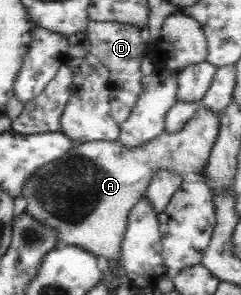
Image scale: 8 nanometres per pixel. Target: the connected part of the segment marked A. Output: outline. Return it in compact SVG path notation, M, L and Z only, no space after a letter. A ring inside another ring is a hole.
M204 104L198 109L184 128L176 134L162 132L146 144L140 144L134 150L126 150L118 140L95 140L75 143L72 149L55 161L39 166L23 183L19 196L28 203L25 212L39 224L53 229L58 245L73 245L90 252L94 257L105 258L119 272L121 266L121 247L127 230L130 210L136 206L147 192L149 181L156 169L170 169L184 176L188 172L203 172L207 166L210 151L218 136L220 117Z

